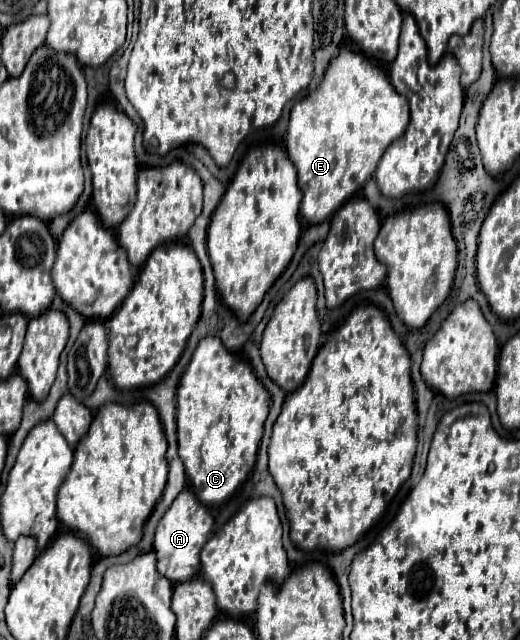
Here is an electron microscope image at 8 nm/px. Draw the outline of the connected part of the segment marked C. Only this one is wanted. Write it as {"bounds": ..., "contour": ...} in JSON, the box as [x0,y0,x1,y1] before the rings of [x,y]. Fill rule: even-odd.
{"bounds":[176,337,270,505],"contour":[[[206,337],[196,347],[176,397],[178,455],[186,467],[190,489],[206,505],[226,503],[256,463],[270,395],[248,363],[234,359],[218,337]]]}

